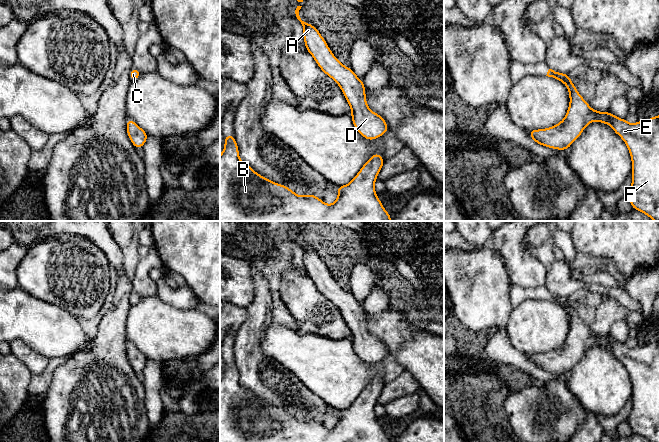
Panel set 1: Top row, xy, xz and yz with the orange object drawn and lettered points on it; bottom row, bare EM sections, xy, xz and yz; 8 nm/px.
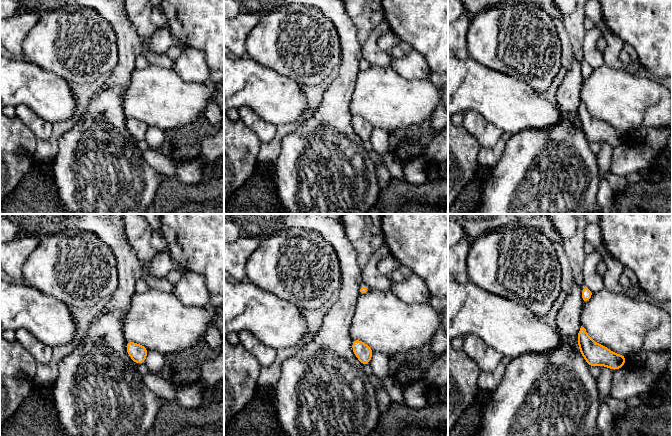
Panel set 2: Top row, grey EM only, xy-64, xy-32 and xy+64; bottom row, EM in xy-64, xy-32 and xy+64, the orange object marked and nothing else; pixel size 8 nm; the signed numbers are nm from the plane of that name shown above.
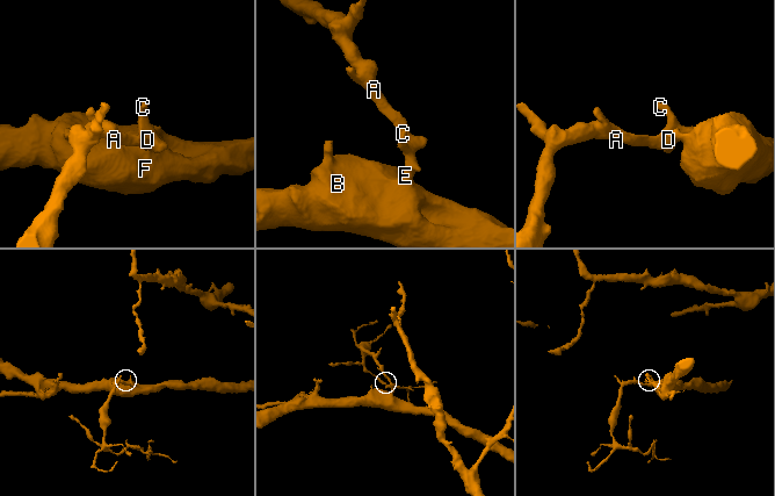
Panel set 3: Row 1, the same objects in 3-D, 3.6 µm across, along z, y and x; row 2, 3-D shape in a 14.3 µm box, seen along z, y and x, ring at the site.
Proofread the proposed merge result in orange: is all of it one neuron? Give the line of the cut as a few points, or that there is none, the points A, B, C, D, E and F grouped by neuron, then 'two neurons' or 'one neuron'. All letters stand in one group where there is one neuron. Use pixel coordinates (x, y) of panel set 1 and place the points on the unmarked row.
no cut | A B C D E F | one neuron

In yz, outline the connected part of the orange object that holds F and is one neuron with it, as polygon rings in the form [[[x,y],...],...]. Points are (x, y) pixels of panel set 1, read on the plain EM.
[[[552,293],[547,296],[563,306],[569,315],[570,328],[565,342],[553,351],[528,354],[538,368],[566,374],[593,345],[608,348],[626,367],[632,383],[632,410],[626,420],[632,432],[650,442],[659,442],[659,340],[628,347],[609,336],[591,333],[578,317],[568,298]]]

